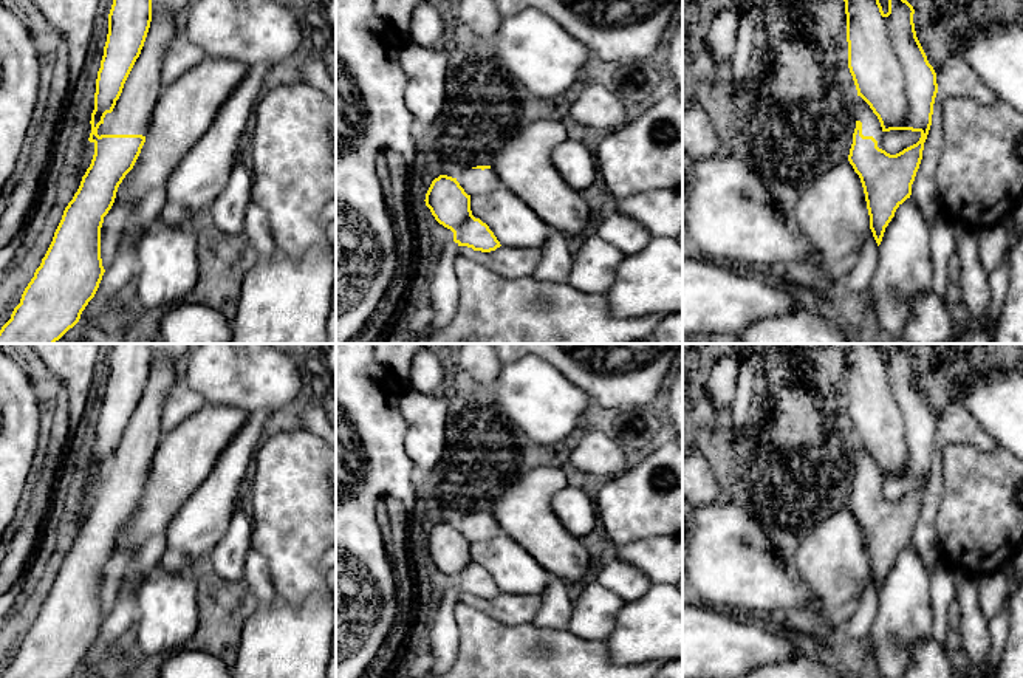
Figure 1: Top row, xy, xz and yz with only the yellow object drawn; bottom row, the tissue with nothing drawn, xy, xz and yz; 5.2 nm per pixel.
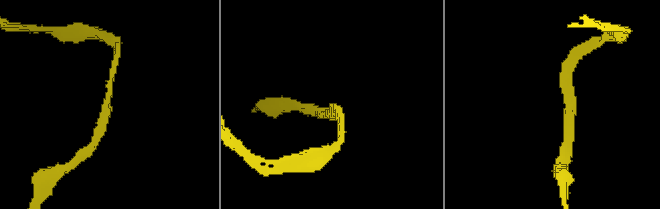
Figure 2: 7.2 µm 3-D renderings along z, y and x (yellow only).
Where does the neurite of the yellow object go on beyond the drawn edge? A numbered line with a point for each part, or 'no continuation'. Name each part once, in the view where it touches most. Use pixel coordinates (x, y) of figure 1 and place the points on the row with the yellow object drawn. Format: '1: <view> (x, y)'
1: xy (132, 115)

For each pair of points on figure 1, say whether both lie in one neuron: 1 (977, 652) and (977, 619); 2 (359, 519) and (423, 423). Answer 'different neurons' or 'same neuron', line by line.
1: same neuron
2: different neurons

